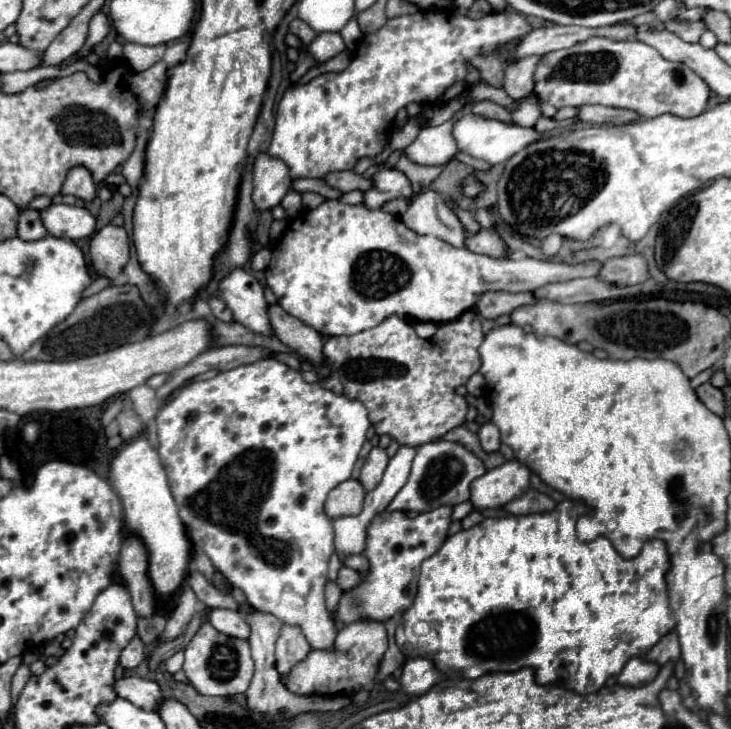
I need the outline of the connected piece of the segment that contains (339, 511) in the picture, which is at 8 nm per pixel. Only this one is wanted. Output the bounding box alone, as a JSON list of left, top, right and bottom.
[325,480,365,518]

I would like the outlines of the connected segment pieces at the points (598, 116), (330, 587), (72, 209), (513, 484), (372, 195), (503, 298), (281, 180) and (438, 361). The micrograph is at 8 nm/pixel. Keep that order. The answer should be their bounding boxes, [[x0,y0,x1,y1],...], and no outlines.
[[579,106,641,124],[325,582,343,614],[39,204,95,240],[471,460,529,510],[363,164,413,208],[477,292,535,320],[253,154,291,212],[323,312,483,446]]

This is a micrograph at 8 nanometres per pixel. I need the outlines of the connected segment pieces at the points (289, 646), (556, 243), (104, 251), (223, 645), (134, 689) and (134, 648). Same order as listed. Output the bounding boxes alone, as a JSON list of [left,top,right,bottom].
[[275,626,311,676],[541,234,561,256],[89,224,129,280],[183,622,253,696],[115,676,165,712],[119,636,145,668]]

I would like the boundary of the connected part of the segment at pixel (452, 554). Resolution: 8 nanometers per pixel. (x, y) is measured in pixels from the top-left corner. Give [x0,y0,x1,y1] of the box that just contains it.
[395,500,675,694]

